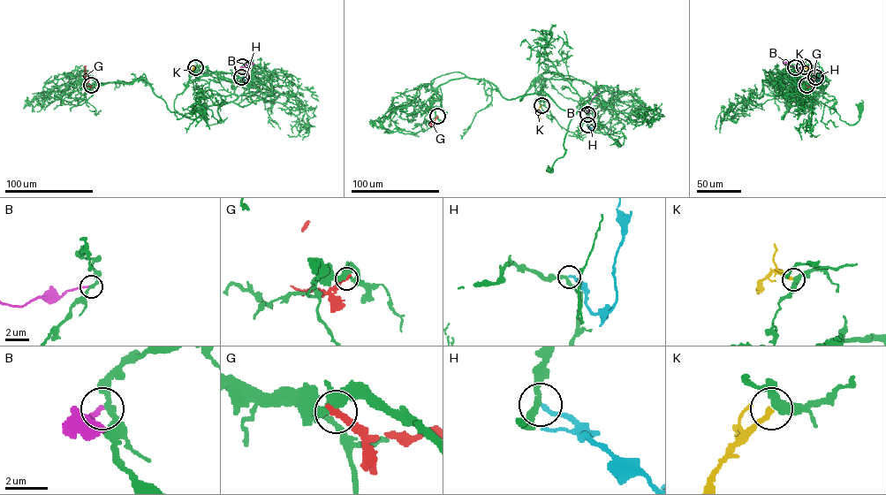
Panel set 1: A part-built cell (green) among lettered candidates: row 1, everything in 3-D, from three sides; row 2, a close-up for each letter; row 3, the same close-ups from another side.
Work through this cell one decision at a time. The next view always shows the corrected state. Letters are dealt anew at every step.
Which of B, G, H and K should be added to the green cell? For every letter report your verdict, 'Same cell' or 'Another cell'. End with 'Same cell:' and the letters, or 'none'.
B: Another cell
G: Another cell
H: Another cell
K: Another cell
Same cell: none

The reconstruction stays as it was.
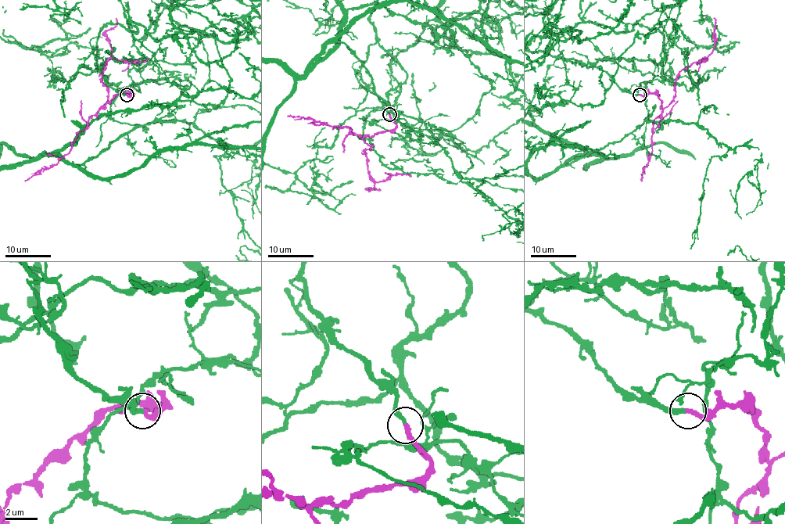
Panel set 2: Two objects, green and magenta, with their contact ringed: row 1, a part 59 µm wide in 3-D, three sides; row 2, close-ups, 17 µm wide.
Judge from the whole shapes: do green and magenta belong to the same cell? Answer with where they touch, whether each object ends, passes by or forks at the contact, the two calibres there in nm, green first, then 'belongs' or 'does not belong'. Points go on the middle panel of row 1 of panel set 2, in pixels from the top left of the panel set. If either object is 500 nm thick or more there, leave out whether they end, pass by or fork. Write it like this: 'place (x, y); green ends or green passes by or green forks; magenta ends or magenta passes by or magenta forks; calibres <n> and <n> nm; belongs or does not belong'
place (389, 114); green passes by; magenta ends; calibres 220 and 280 nm; belongs

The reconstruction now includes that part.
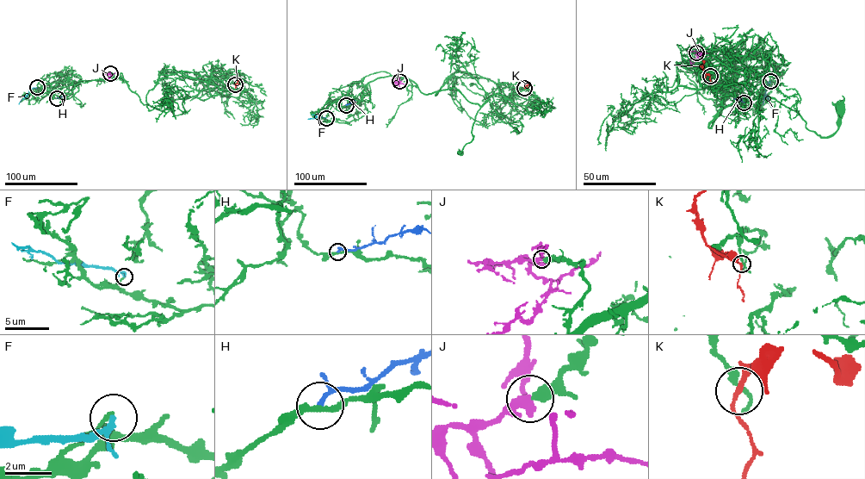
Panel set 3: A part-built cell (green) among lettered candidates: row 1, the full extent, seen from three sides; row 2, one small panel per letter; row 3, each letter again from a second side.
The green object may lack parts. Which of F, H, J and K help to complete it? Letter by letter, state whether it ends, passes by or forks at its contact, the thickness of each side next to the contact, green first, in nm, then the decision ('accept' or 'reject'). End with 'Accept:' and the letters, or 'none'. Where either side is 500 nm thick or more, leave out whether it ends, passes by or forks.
F: it passes by; calibres 150 and 170 nm; reject
H: it passes by; calibres 240 and 120 nm; reject
J: it passes by; calibres 400 and 360 nm; accept
K: it passes by; calibres 200 and 180 nm; reject
Accept: J

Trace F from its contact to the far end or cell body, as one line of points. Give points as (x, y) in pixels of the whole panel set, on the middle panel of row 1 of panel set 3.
F: (326, 118), (318, 115), (307, 119)

